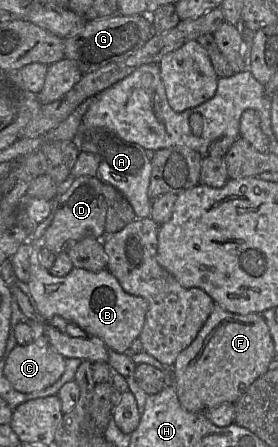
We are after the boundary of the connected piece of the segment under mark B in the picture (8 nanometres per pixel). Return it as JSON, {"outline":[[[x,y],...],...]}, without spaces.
{"outline":[[[44,238],[29,242],[32,245],[29,300],[37,311],[46,318],[59,317],[74,323],[86,333],[100,338],[109,349],[129,354],[132,342],[138,338],[145,323],[147,301],[126,293],[117,278],[107,269],[92,272],[74,267],[65,276],[53,276],[39,261],[40,250],[45,246]]]}

